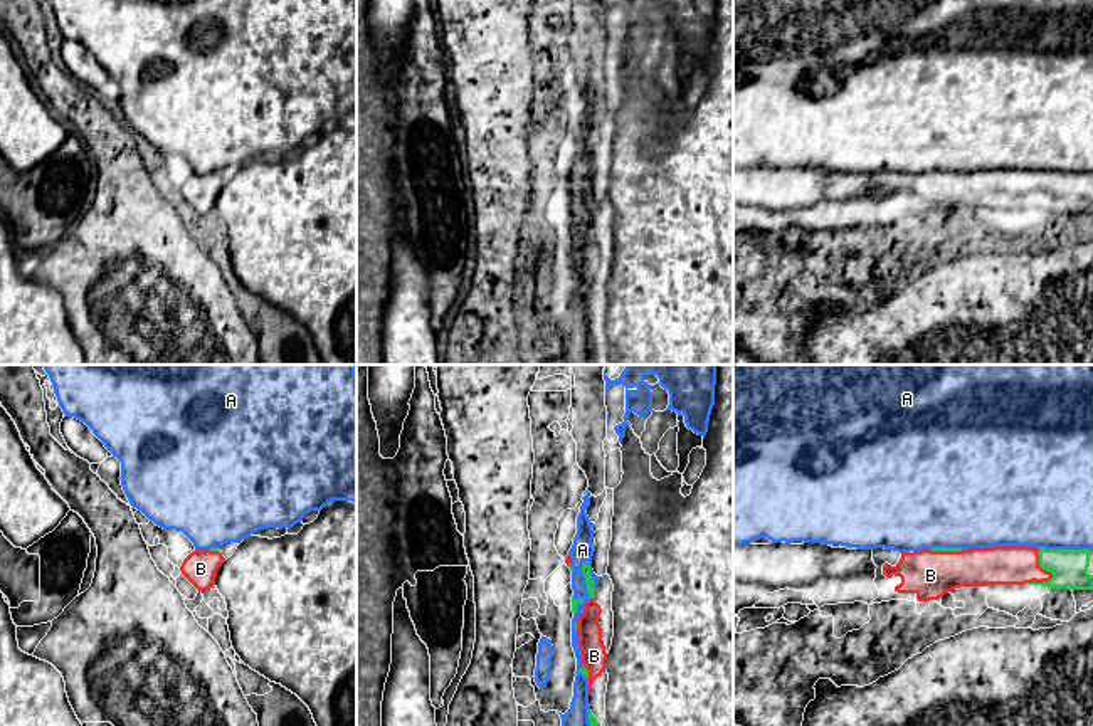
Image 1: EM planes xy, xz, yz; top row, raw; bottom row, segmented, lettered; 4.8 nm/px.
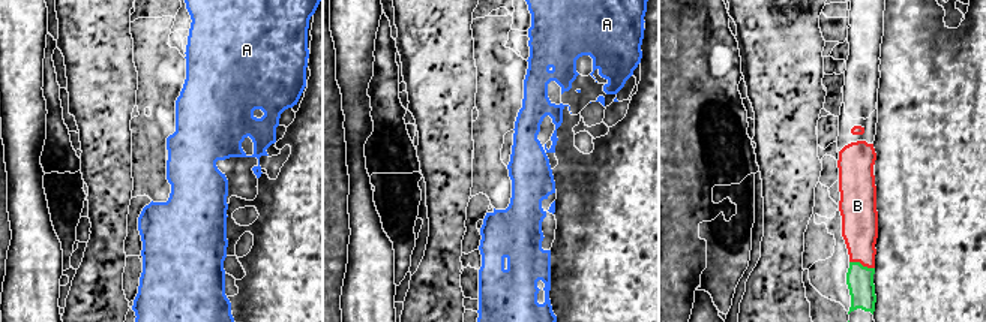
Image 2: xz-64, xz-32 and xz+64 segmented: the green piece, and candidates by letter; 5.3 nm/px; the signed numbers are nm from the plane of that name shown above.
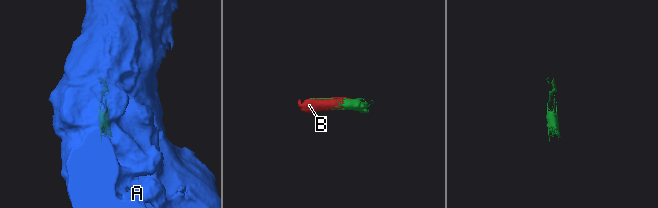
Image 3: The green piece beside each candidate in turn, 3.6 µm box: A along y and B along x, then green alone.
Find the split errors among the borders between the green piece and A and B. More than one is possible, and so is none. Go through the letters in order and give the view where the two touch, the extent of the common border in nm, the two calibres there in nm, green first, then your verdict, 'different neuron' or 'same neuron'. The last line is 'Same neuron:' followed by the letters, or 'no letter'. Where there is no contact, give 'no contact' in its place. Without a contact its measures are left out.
A: contact in xz; length 190 nm; calibres 50 and 110 nm; different neuron
B: contact in yz; length 190 nm; calibres 180 and 190 nm; same neuron
Same neuron: B

